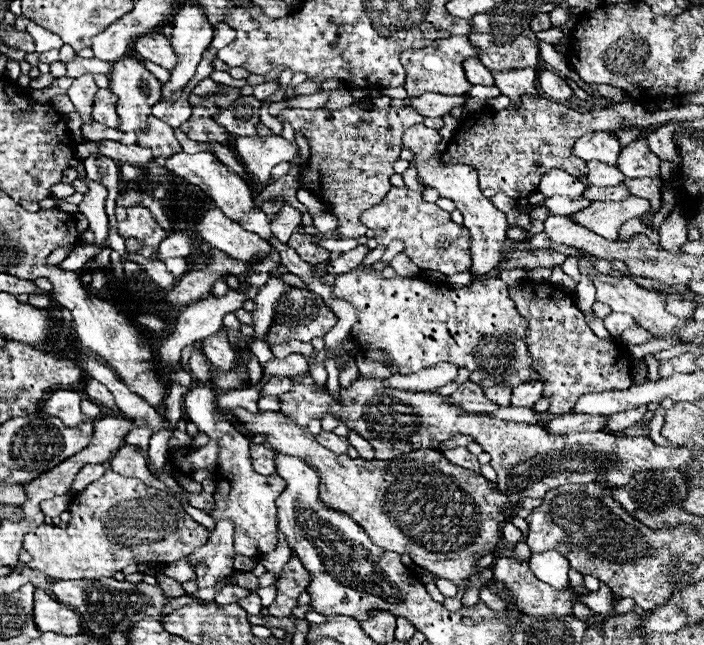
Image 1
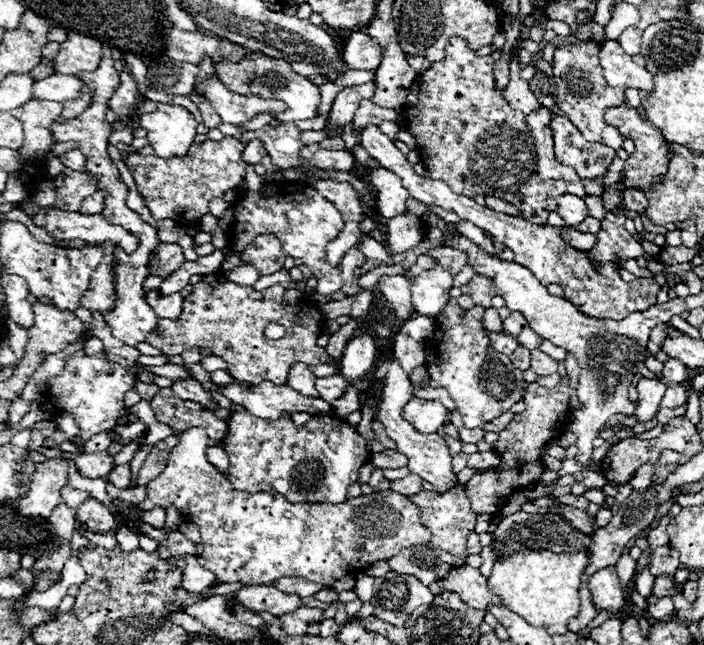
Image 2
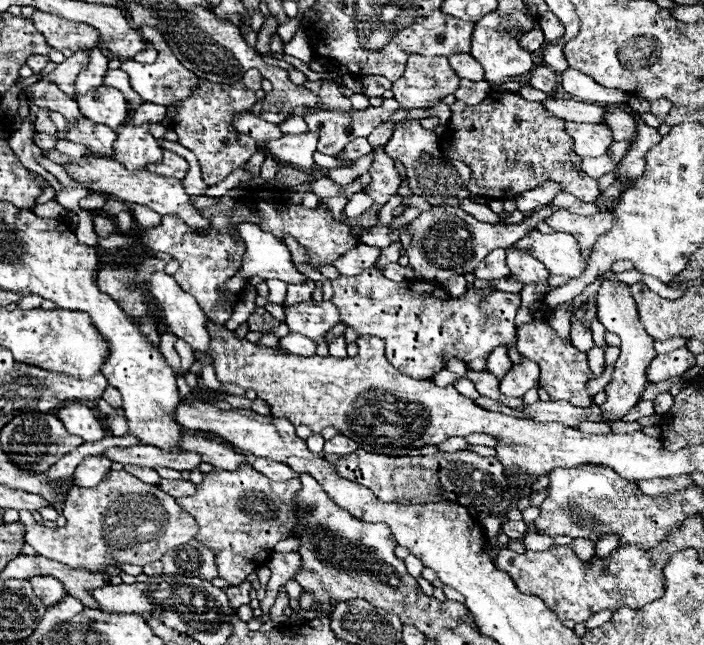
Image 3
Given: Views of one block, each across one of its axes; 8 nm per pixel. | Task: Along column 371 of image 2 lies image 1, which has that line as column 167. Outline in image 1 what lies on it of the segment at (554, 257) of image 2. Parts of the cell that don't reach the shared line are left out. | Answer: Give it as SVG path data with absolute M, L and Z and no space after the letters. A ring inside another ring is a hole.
M152 114L148 116L148 128L138 132L136 138L138 138L140 146L152 148L154 158L156 156L172 156L182 150L176 136L174 136L174 130L166 122L154 118Z

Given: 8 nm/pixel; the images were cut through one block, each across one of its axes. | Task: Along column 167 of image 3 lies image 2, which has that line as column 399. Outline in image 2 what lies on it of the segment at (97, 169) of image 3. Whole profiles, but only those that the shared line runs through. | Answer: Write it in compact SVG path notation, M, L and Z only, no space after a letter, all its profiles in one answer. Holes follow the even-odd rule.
M372 168L370 170L370 184L376 192L376 212L382 218L394 218L406 212L406 198L408 190L402 186L400 178L386 170L386 168Z

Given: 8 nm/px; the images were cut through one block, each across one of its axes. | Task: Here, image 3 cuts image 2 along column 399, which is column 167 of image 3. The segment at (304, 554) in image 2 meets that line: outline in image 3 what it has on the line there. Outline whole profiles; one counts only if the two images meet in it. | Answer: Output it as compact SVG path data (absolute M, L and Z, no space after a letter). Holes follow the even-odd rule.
M110 470L104 482L92 490L80 490L78 486L72 486L62 511L66 525L52 530L38 526L31 512L18 510L20 520L26 524L25 541L44 558L58 560L92 574L106 574L106 568L114 562L144 566L148 562L160 560L166 552L196 538L200 530L196 520L176 504L174 496L162 492L154 484L138 480L126 470Z

